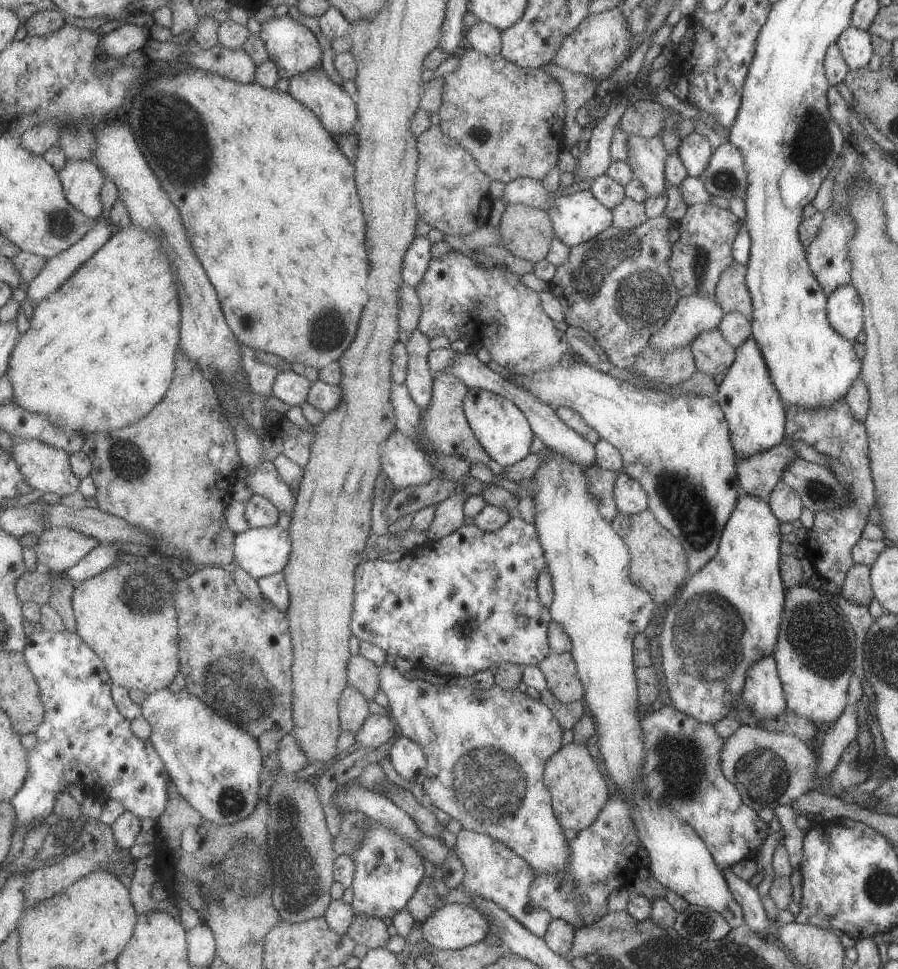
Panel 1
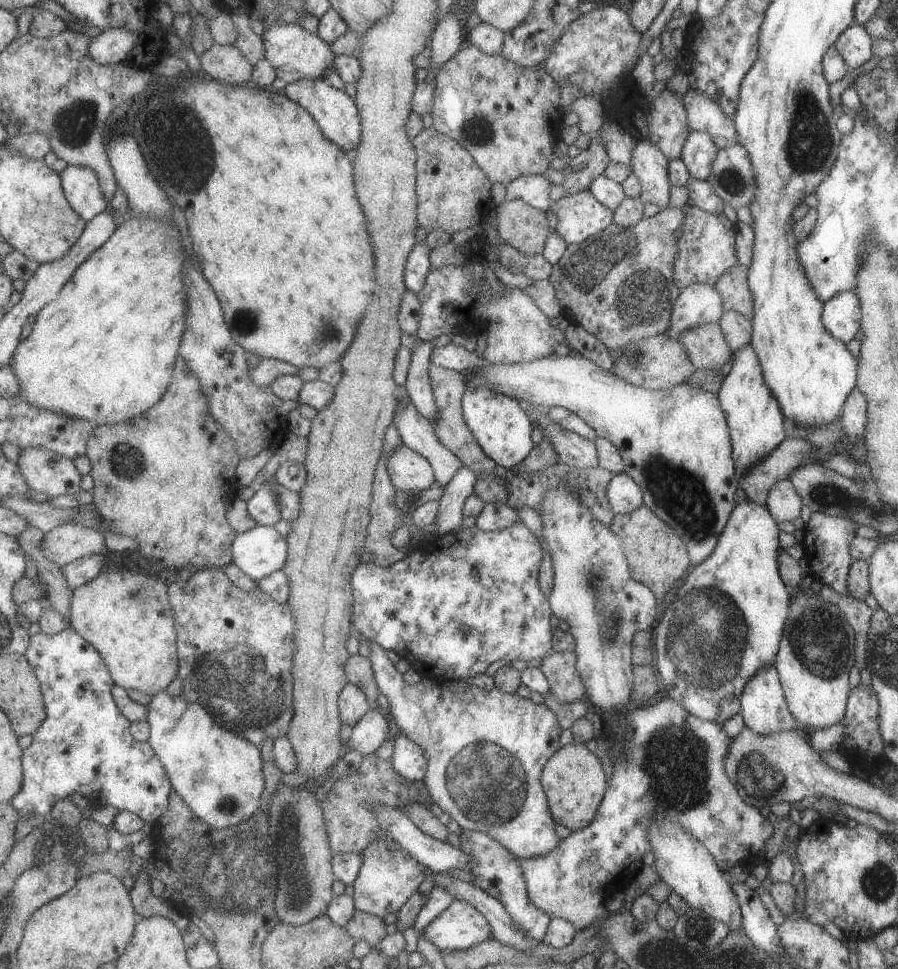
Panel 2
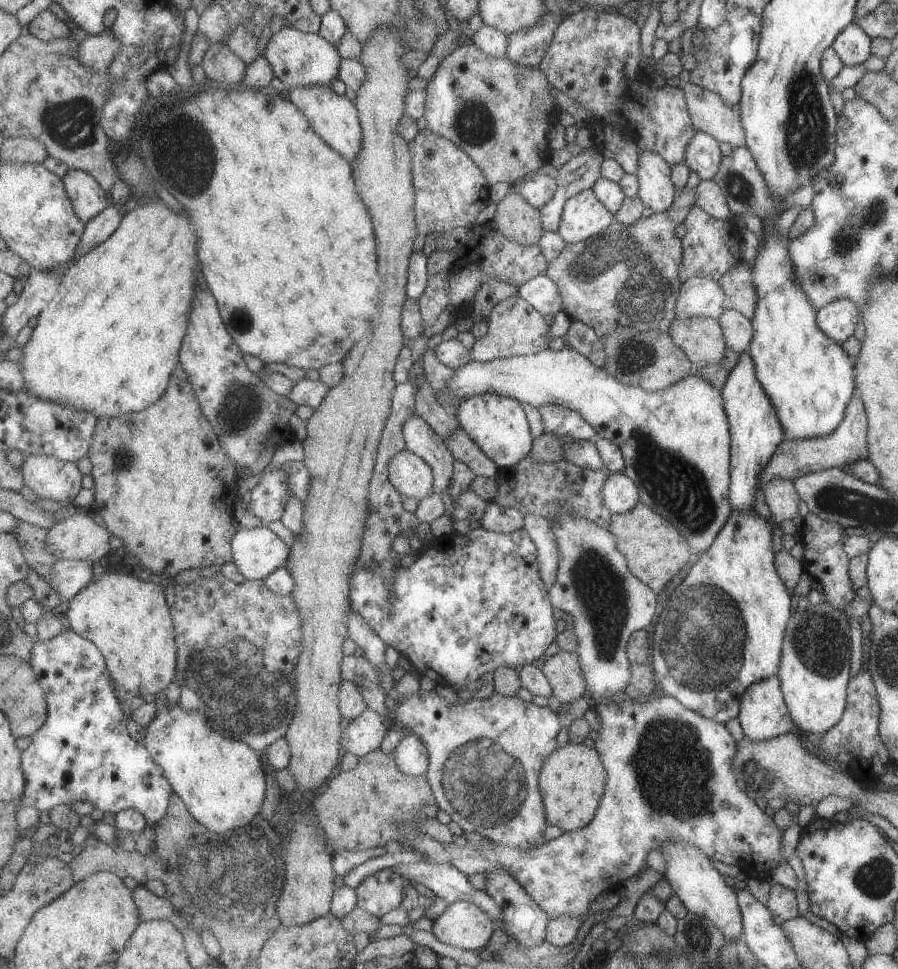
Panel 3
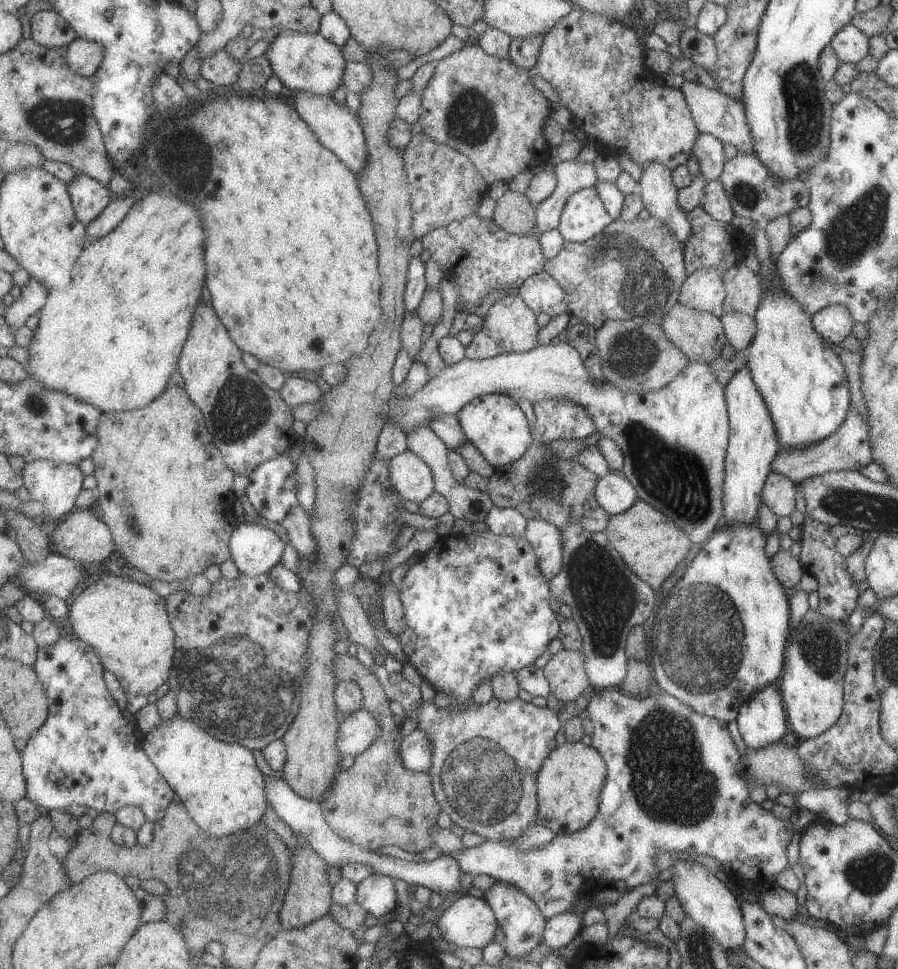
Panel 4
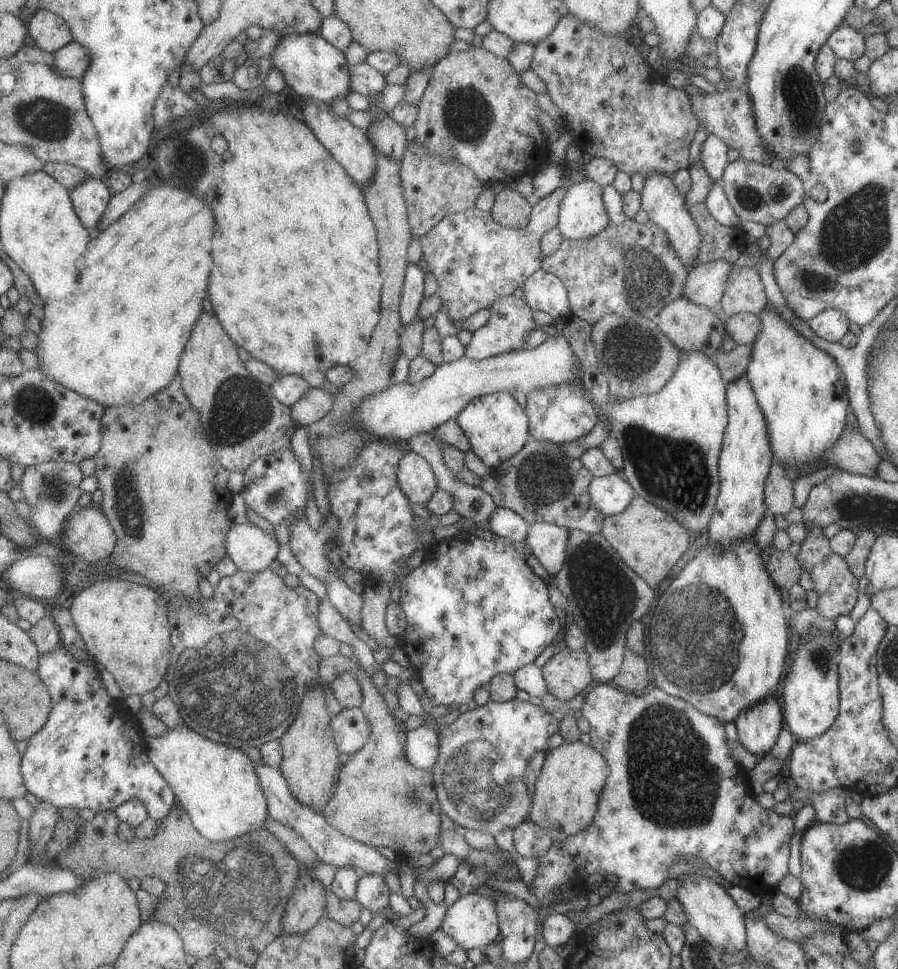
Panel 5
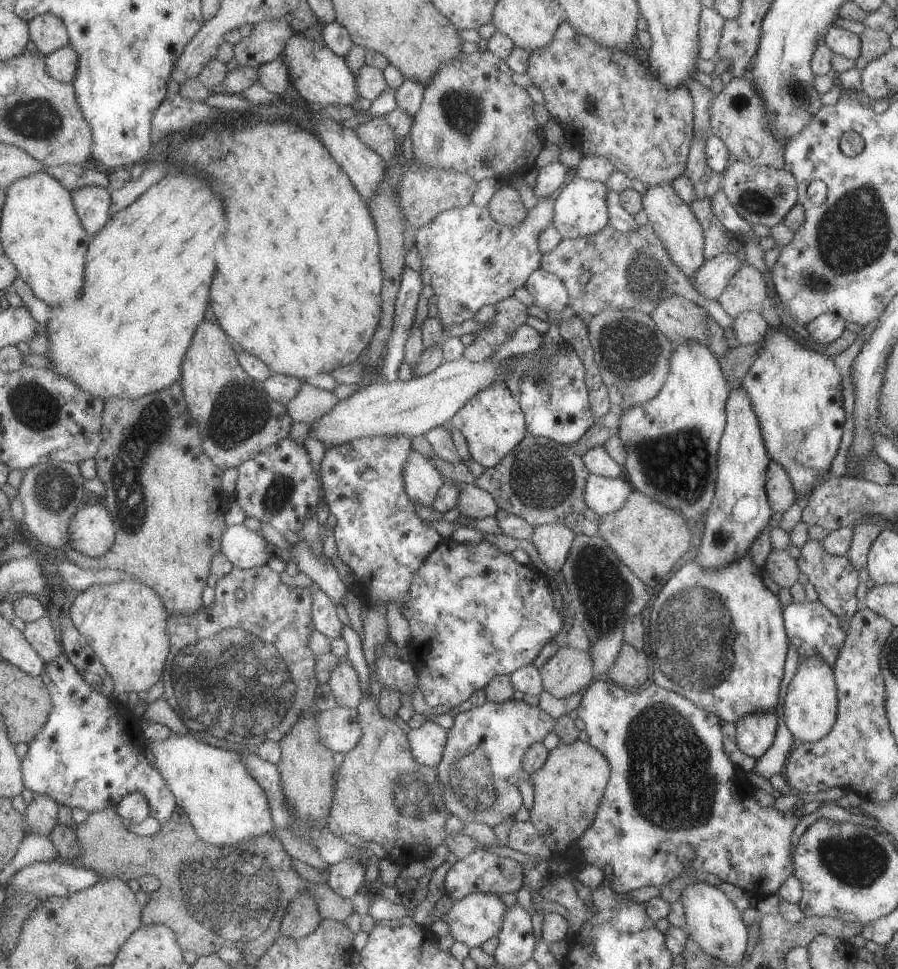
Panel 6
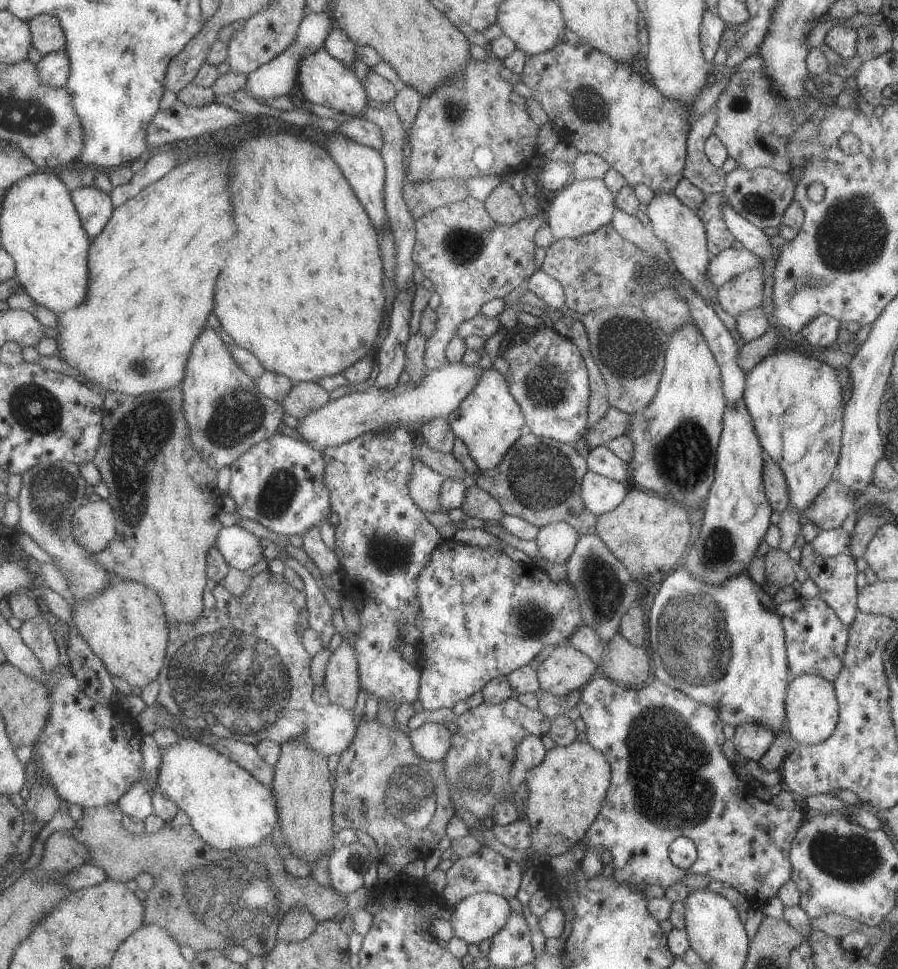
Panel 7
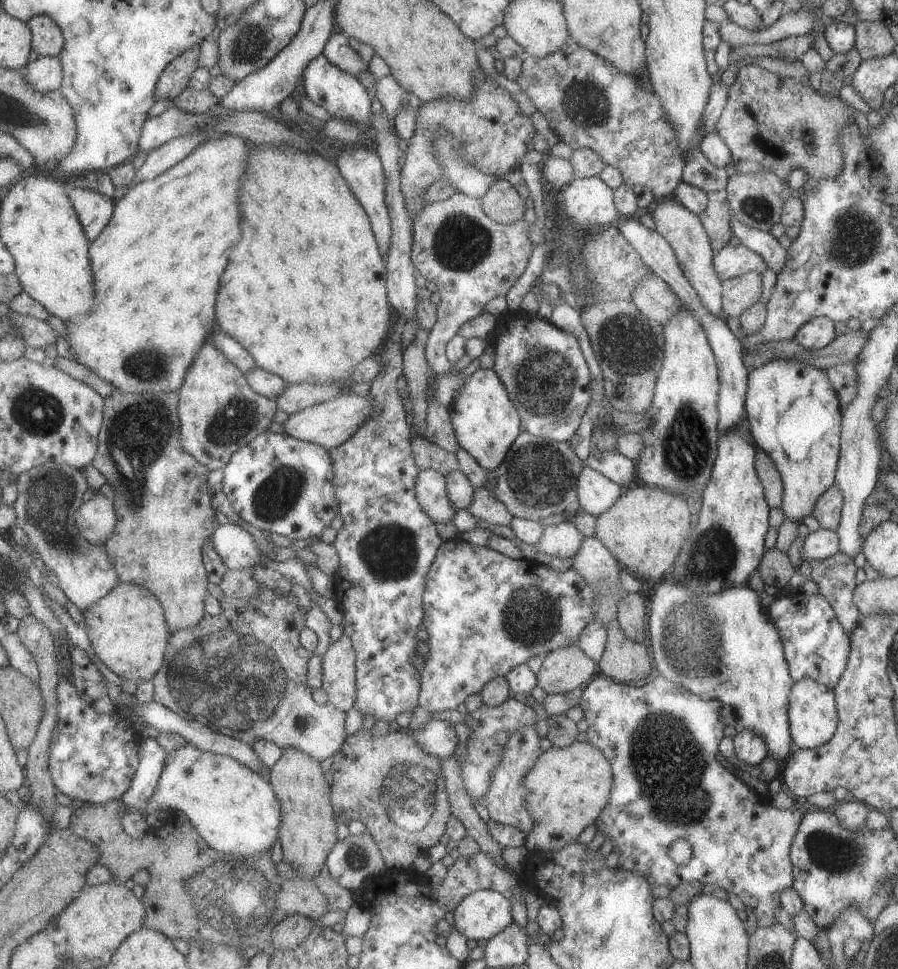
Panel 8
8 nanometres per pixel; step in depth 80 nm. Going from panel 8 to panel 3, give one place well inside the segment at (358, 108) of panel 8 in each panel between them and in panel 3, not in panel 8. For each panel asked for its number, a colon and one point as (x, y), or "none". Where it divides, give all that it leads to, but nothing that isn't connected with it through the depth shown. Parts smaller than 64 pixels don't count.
3: (299, 59)
4: (309, 62)
5: (313, 67)
6: (321, 76)
7: (325, 80)

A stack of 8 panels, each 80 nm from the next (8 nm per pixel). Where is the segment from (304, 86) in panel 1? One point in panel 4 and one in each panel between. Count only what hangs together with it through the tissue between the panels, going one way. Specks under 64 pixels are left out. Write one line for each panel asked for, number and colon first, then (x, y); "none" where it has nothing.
2: (336, 112)
3: (335, 118)
4: (339, 129)

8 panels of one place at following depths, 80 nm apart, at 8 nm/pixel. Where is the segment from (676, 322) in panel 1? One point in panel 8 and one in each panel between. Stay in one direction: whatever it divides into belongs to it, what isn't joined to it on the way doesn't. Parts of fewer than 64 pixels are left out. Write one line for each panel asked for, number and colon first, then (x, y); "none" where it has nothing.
2: (698, 303)
3: (698, 296)
4: (703, 289)
5: (704, 285)
6: (709, 280)
7: (722, 267)
8: (730, 261)

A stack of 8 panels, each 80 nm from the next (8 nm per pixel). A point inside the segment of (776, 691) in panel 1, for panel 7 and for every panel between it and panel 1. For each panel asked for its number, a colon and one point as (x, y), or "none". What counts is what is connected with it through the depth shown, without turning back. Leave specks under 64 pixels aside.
2: (763, 709)
3: (762, 714)
4: (761, 720)
5: (758, 726)
6: (755, 731)
7: (751, 740)

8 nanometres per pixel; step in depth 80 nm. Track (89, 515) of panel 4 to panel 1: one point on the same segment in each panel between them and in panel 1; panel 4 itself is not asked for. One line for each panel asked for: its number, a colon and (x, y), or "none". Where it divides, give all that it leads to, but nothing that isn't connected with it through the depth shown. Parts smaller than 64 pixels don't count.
1: (60, 548)
2: (65, 544)
3: (79, 537)

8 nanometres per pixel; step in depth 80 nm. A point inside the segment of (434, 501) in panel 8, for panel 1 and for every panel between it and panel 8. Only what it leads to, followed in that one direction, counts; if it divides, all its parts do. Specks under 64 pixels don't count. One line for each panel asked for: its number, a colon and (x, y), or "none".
1: (402, 461)
2: (409, 471)
3: (410, 475)
4: (412, 478)
5: (415, 476)
6: (423, 480)
7: (424, 483)

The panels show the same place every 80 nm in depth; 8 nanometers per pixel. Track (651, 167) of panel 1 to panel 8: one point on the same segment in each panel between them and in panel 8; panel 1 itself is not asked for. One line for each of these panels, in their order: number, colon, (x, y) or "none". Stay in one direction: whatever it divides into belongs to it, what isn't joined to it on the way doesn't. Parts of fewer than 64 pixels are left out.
2: (648, 164)
3: (655, 191)
4: (659, 196)
5: (663, 203)
6: (671, 220)
7: (676, 225)
8: (682, 229)

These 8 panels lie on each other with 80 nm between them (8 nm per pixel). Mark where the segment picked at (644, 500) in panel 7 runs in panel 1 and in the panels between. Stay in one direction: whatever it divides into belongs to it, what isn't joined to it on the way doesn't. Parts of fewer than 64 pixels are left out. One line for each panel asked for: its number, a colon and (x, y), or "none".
1: (657, 563)
2: (655, 556)
3: (654, 551)
4: (650, 545)
5: (649, 541)
6: (648, 537)

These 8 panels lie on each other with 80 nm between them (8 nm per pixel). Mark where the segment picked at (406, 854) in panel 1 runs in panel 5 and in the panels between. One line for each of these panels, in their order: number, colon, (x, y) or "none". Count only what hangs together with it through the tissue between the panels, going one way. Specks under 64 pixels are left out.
2: (388, 879)
3: (385, 890)
4: (377, 893)
5: (374, 893)

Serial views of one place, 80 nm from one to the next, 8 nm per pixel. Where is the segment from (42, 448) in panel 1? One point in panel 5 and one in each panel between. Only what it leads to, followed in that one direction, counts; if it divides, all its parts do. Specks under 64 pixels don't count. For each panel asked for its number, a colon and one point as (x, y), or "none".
2: (46, 472)
3: (49, 478)
4: (56, 485)
5: (53, 489)

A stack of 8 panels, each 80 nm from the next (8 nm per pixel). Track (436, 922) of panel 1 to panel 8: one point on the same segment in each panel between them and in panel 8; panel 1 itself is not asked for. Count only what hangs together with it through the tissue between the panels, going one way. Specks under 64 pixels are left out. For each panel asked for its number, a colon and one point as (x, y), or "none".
2: (459, 926)
3: (463, 925)
4: (469, 922)
5: (471, 921)
6: (476, 917)
7: (478, 916)
8: (479, 916)

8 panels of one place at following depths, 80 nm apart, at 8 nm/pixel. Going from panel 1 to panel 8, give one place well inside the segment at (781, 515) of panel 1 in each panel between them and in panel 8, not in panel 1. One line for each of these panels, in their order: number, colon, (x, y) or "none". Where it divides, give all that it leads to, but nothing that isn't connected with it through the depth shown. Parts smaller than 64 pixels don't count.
2: (783, 504)
3: (779, 494)
4: (778, 494)
5: (778, 494)
6: (780, 494)
7: (775, 487)
8: (768, 475)

